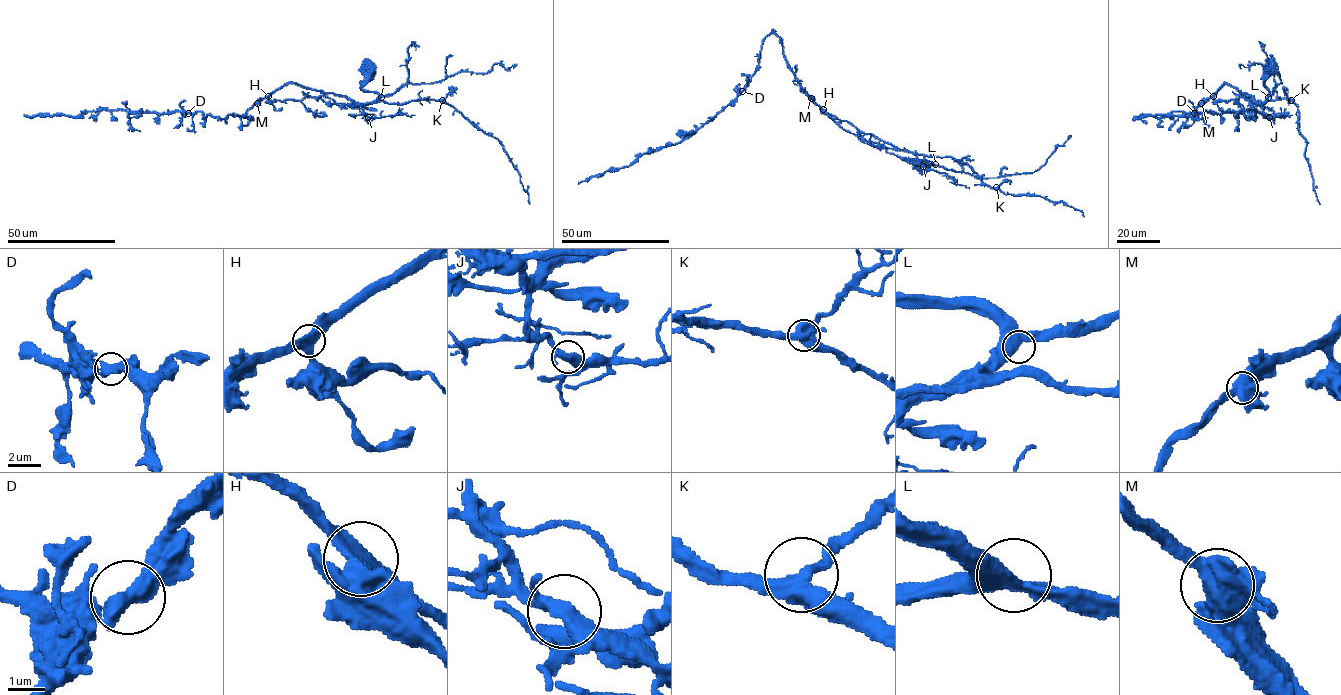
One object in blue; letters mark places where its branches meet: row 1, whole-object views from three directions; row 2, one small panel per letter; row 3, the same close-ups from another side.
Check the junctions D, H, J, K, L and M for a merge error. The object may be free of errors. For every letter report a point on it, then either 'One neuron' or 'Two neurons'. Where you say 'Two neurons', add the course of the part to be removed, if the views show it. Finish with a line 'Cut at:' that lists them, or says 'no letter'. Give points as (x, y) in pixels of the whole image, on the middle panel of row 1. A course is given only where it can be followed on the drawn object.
D: Place: (742, 91). One neuron
H: Place: (823, 109). One neuron
J: Place: (923, 166). One neuron
K: Place: (996, 187). One neuron
L: Place: (935, 164). One neuron
M: Place: (811, 98). One neuron
Cut at: no letter

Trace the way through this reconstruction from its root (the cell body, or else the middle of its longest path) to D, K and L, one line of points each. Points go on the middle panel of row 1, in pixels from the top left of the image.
D: (925, 167), (916, 163), (932, 164), (898, 157), (841, 128), (800, 90), (773, 33), (742, 90)
K: (925, 167), (922, 160), (916, 163), (932, 164), (918, 155), (951, 157), (996, 188)
L: (925, 167), (927, 165), (922, 160), (916, 163), (935, 164)

